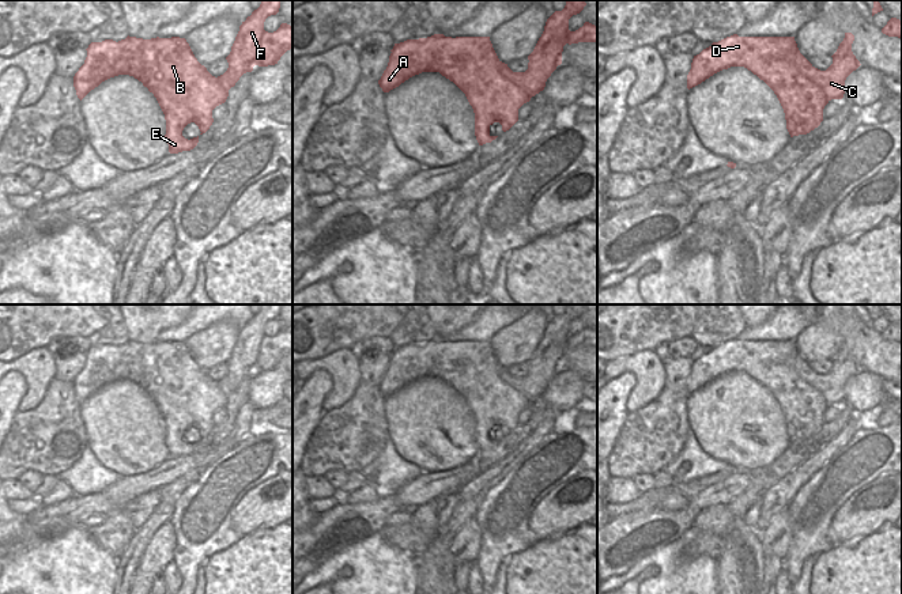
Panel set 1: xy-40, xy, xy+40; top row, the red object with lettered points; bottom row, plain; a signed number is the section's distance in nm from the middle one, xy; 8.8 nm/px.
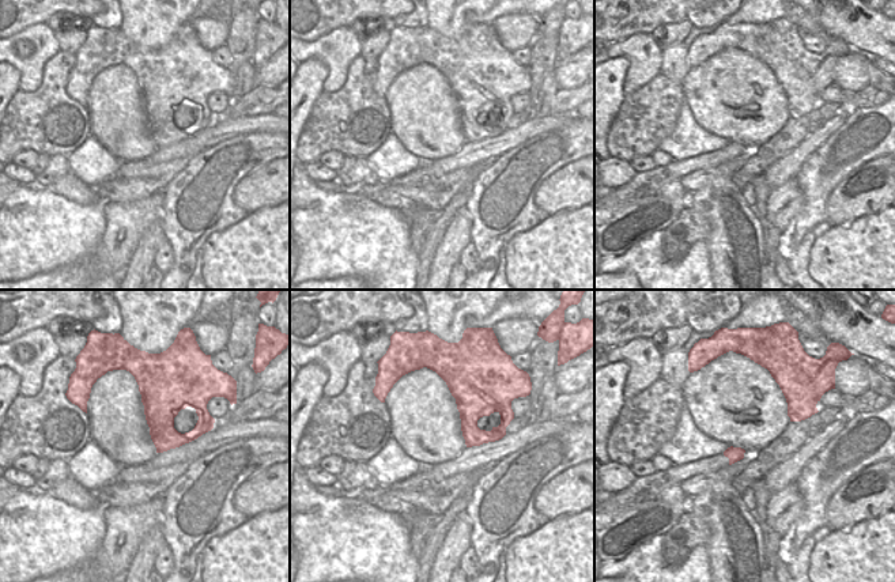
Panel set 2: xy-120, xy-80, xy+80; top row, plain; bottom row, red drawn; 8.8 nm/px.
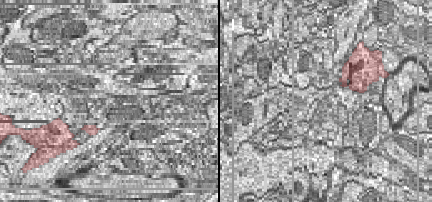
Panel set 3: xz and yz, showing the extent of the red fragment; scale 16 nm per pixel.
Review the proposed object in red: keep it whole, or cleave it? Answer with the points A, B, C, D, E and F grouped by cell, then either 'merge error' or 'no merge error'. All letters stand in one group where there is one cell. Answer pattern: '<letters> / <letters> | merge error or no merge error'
A B D E / C F | merge error

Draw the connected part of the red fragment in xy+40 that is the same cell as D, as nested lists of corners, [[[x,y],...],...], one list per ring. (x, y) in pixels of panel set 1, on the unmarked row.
[[[733,338],[694,360],[687,379],[687,393],[701,389],[722,374],[744,371],[777,400],[790,442],[807,439],[823,425],[823,413],[829,402],[822,391],[799,375],[799,357],[795,341]]]

